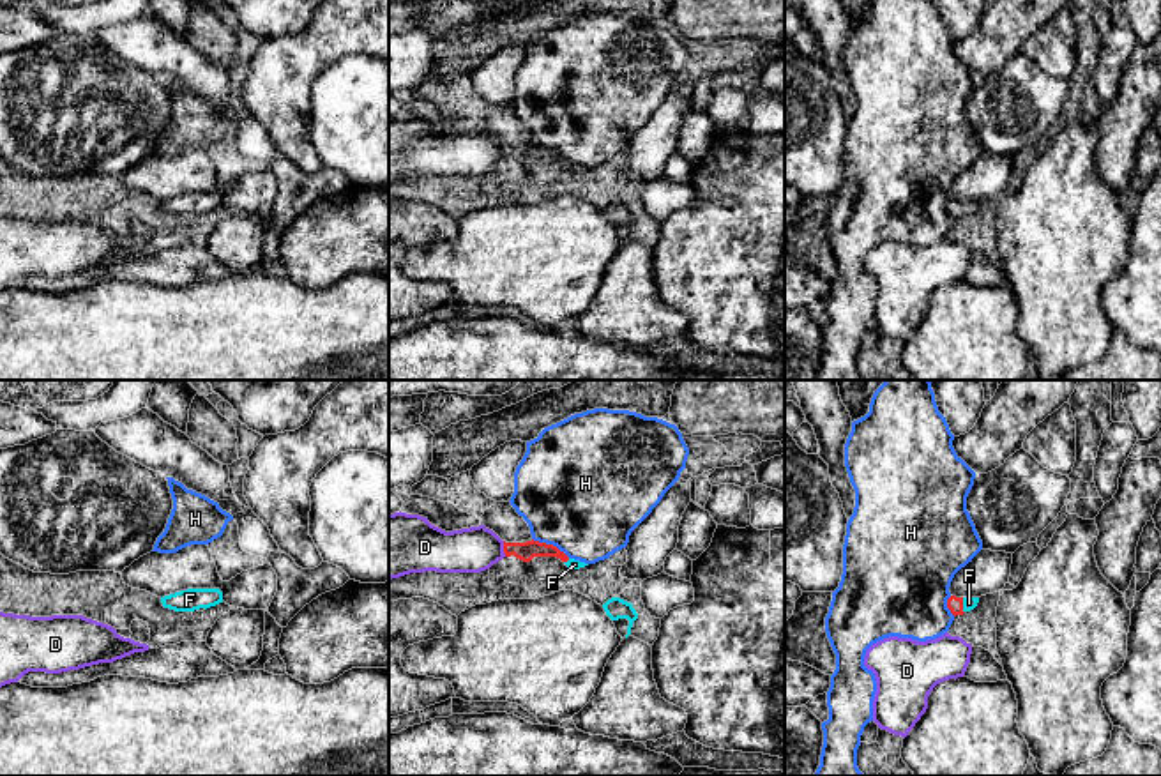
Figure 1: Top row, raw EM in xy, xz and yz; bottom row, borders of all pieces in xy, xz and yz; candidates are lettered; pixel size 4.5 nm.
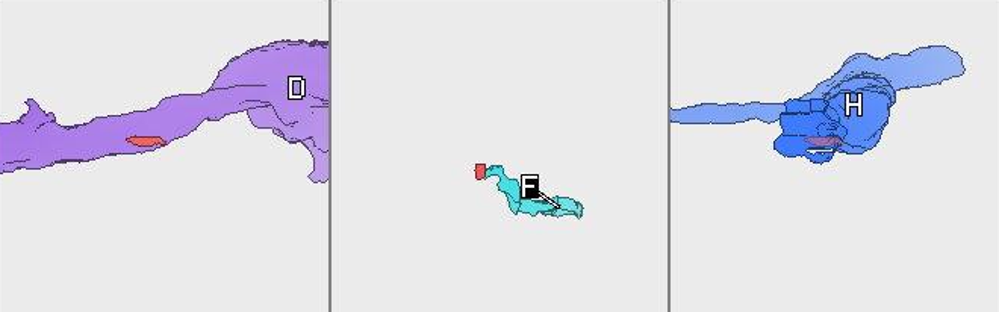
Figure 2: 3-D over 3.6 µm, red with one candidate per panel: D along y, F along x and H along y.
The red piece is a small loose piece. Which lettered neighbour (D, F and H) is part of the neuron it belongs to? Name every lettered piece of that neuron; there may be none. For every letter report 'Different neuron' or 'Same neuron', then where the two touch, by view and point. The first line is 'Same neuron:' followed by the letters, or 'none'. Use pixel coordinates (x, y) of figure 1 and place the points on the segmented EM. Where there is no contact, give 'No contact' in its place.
Same neuron: F
D: Different neuron. Touches red at xz (504, 548)
F: Same neuron. Touches red at yz (962, 605)
H: Different neuron. Touches red at xz (552, 545)

